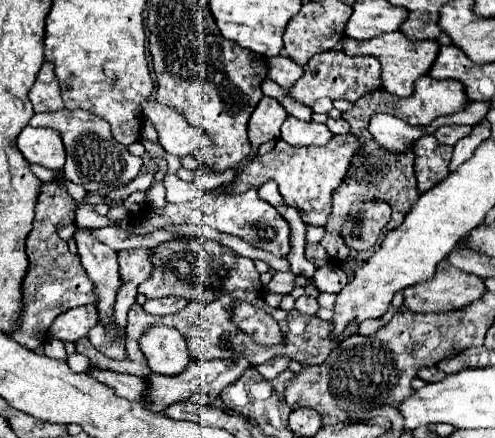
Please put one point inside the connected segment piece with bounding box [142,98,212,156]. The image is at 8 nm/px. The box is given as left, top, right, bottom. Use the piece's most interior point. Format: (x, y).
(177, 136)

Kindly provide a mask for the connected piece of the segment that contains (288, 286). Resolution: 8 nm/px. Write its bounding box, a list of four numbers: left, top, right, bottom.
[266,270,296,294]

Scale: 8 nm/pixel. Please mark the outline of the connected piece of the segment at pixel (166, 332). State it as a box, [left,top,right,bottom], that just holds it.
[140,326,190,376]

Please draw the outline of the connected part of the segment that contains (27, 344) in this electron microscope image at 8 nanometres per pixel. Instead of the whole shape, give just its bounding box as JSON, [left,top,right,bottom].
[8,180,98,350]

